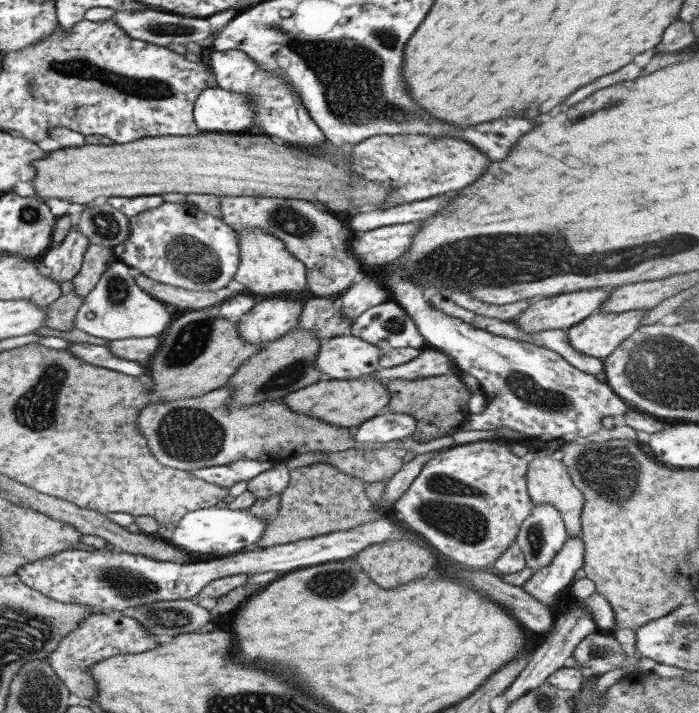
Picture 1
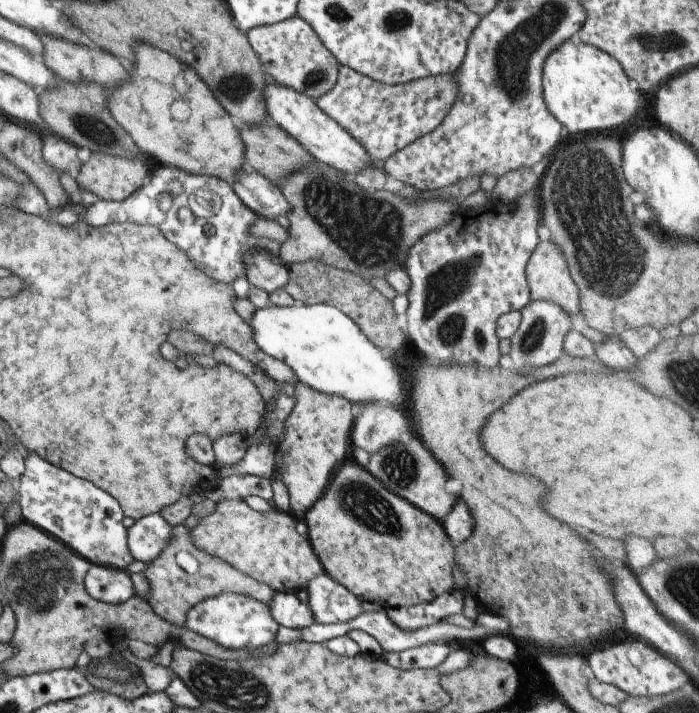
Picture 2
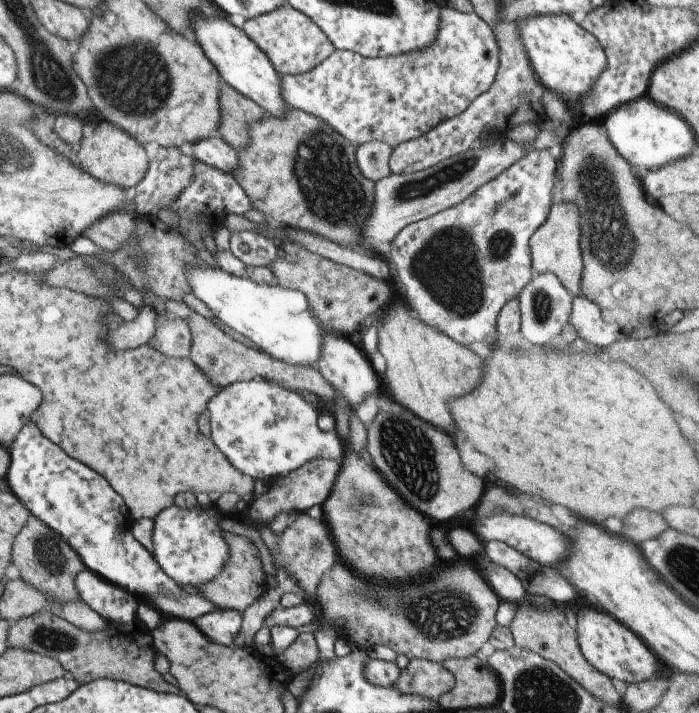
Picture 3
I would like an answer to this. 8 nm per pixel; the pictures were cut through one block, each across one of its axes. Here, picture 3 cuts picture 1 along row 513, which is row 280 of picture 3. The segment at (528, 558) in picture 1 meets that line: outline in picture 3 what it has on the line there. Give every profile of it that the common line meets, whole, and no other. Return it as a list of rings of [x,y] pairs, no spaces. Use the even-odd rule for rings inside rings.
[[[533,272],[529,282],[523,286],[518,296],[520,310],[520,331],[524,344],[530,346],[547,347],[549,340],[560,334],[568,322],[571,312],[572,295],[565,290],[555,274],[551,272]]]

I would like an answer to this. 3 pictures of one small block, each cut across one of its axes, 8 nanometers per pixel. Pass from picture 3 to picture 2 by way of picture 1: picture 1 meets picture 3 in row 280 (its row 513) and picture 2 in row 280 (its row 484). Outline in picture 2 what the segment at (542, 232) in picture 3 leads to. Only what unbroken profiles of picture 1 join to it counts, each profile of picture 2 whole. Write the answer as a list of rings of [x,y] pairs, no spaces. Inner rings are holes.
[[[549,239],[538,241],[531,251],[525,265],[525,278],[530,292],[531,301],[551,301],[557,303],[568,315],[580,311],[580,292],[575,281],[571,278],[567,261],[562,250]]]

